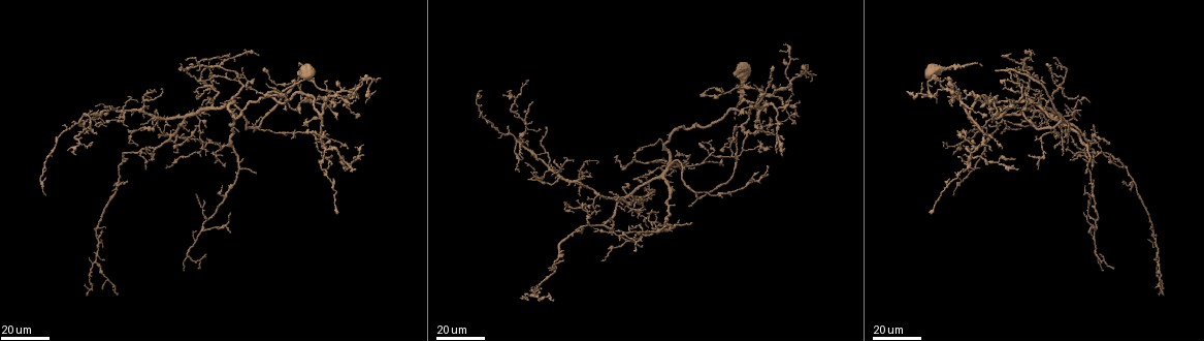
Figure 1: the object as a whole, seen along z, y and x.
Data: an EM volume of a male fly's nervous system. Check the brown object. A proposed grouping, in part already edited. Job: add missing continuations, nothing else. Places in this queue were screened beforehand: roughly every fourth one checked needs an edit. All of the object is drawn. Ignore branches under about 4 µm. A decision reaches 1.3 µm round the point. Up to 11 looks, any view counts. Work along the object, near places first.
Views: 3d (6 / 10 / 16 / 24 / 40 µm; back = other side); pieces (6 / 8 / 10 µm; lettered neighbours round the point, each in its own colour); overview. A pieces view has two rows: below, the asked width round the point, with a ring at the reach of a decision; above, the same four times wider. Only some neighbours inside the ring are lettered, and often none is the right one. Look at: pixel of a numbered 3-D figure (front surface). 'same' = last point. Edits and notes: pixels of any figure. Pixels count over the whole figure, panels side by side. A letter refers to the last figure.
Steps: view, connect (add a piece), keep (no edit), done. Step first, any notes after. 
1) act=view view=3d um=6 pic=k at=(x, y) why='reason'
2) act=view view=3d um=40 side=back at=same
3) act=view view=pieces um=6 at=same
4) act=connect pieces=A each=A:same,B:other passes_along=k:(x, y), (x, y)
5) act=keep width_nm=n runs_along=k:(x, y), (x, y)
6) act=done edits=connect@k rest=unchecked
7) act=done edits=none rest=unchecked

act=view view=3d um=24 pic=1 at=(1069, 125) why='an open end'

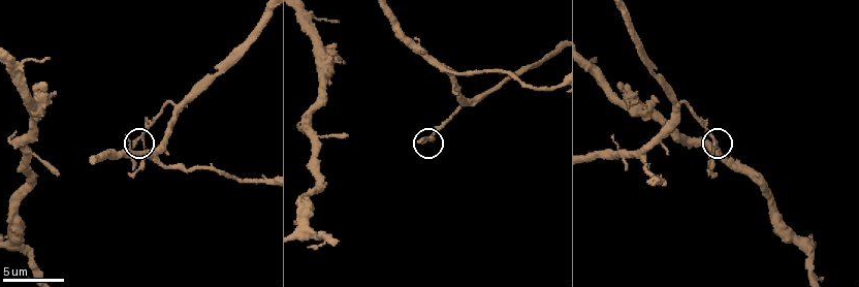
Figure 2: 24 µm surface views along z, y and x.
act=view view=pieces um=10 pic=2 at=(133, 144)

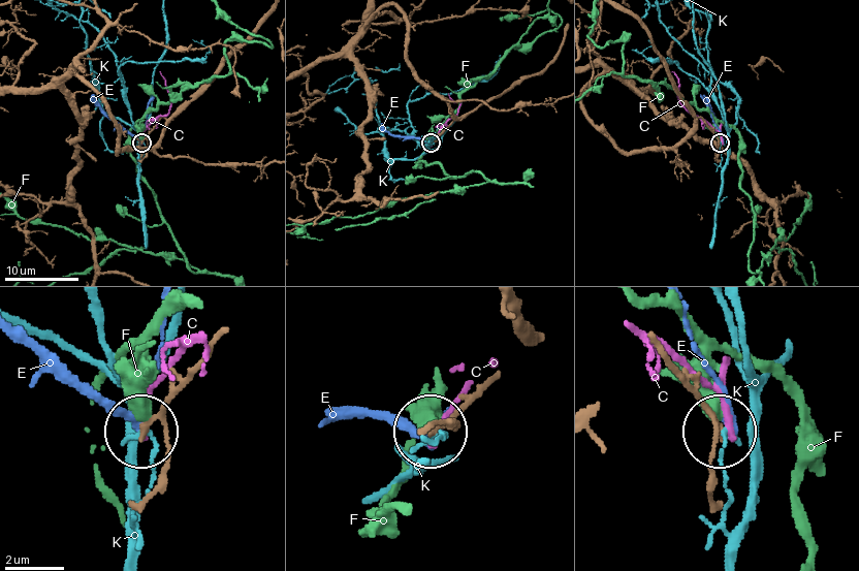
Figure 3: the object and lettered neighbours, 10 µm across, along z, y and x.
act=keep width_nm=180 each=C:other,E:other,F:other,K:other runs_along=3:(216, 340), (193, 377), (145, 426) found='none of them fits'

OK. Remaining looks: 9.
act=view view=3d um=24 pic=1 at=(209, 116) why='free end'

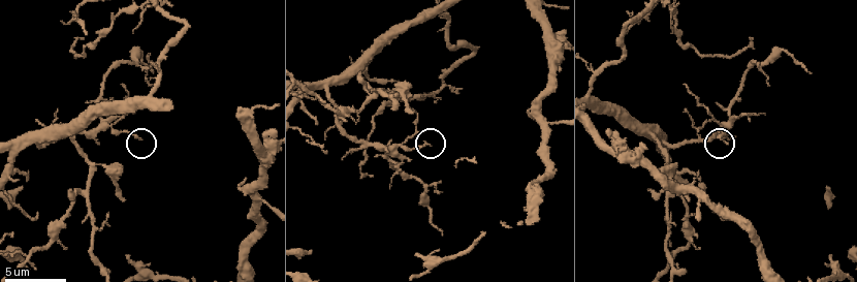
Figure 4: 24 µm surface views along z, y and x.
act=view view=pieces um=6 pic=4 at=(426, 145)

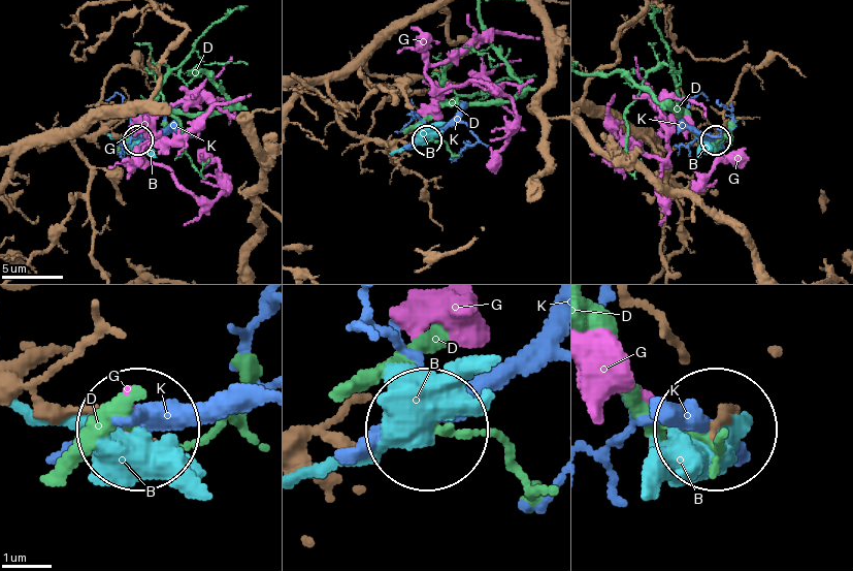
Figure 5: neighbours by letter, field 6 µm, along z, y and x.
act=keep each=B:other,D:other,G:other,K:other found='no lettered piece goes on from it'

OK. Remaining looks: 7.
act=view view=3d um=16 pic=1 at=(616, 201) why='branch stops here'

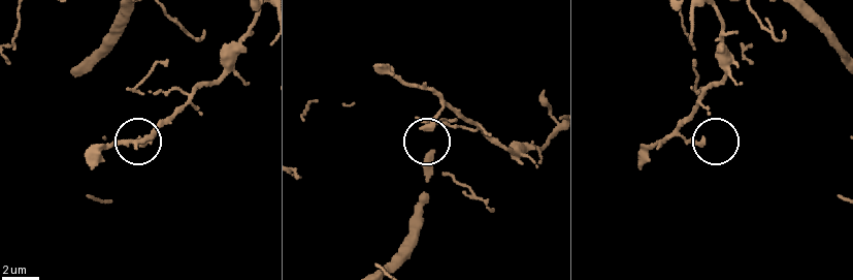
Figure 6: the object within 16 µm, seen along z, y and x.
act=view view=pieces um=10 pic=6 at=(703, 140) why='what lies round it'

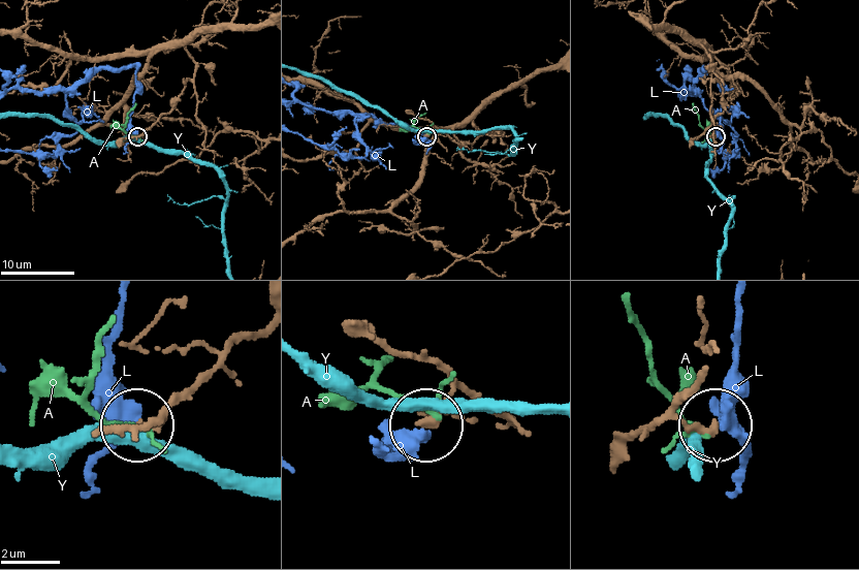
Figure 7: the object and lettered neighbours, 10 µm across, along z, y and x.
act=keep width_nm=300 each=A:other,L:other,Y:other runs_along=7:(509, 422), (457, 389), (431, 419) found='none of them fits'

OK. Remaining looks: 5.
act=view view=3d um=16 pic=1 at=(632, 180) why='an open end'

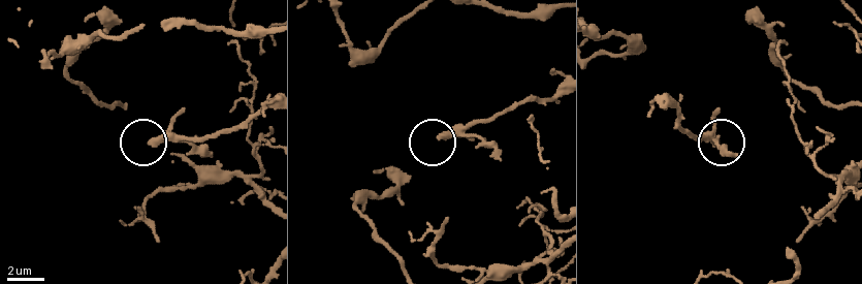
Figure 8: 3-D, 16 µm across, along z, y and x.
act=view view=pieces um=8 pic=8 at=(440, 138)

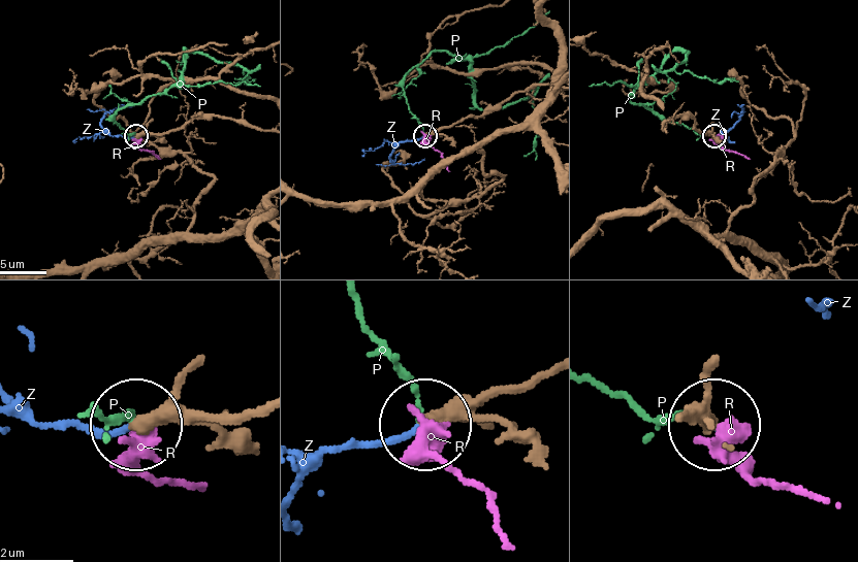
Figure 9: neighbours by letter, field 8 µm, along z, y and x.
act=connect pieces=Z each=P:other,R:other,Z:same passes_along=9:(448, 125), (403, 141), (390, 157), (401, 164), (423, 160) found='the neuron continues'

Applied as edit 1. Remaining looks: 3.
act=view view=3d um=24 pic=1 at=(634, 159)

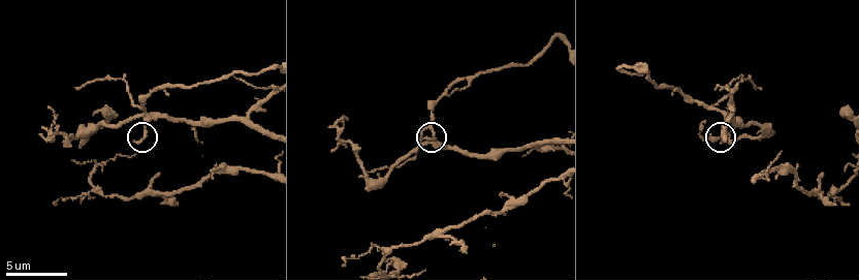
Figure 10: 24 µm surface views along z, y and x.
act=view view=pieces um=10 pic=10 at=(135, 140)

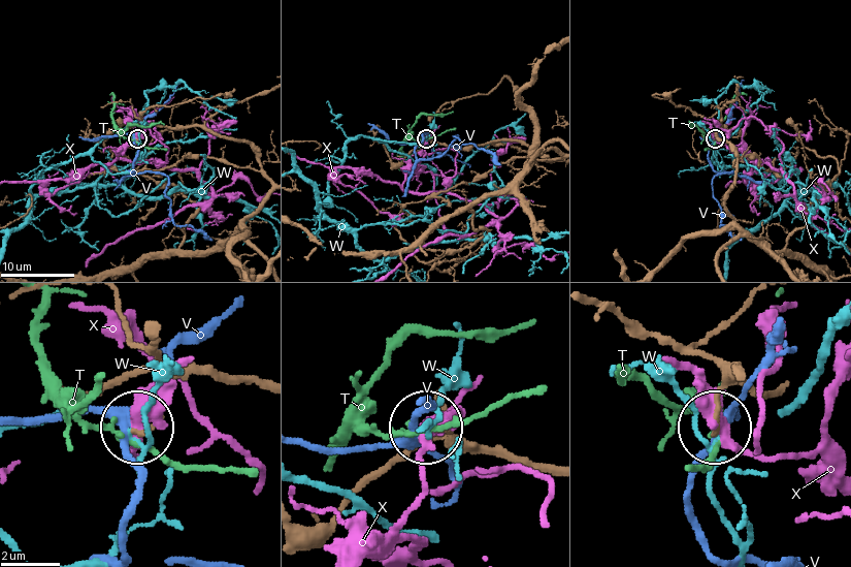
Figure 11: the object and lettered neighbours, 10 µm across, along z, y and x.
act=keep each=T:other,V:other,W:other,X:other found='none of them fits'

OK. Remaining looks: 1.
act=done edits=connect@9 rest=unchecked

